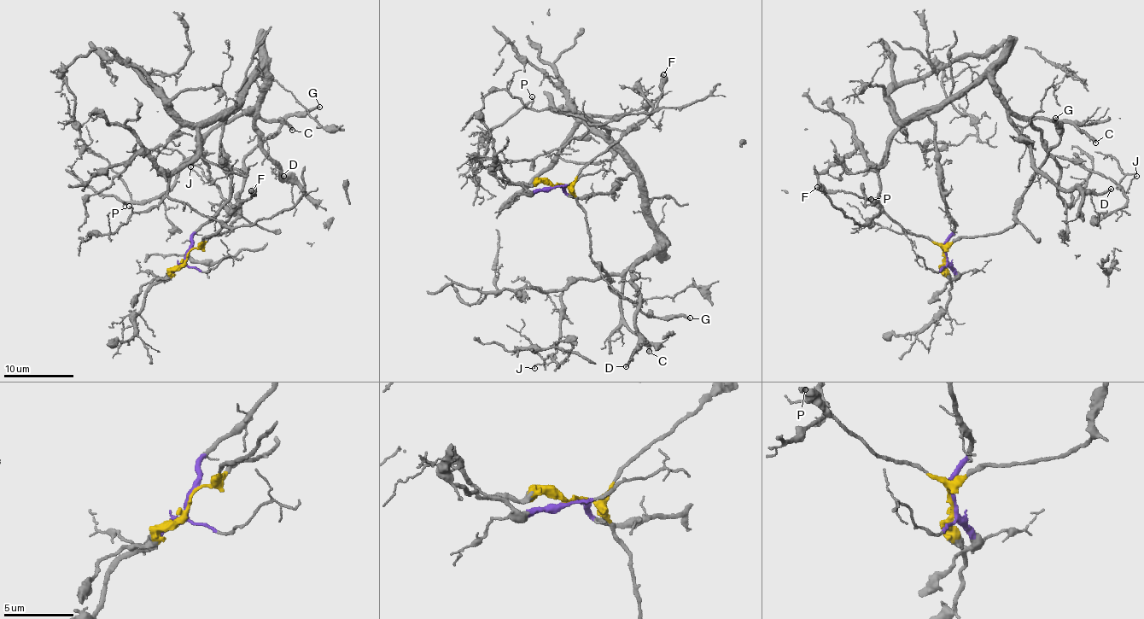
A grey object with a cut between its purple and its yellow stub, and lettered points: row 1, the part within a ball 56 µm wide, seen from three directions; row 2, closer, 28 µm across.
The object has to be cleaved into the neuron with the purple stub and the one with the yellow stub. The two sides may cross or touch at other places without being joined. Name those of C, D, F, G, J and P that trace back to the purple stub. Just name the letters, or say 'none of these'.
C, D, J, P

